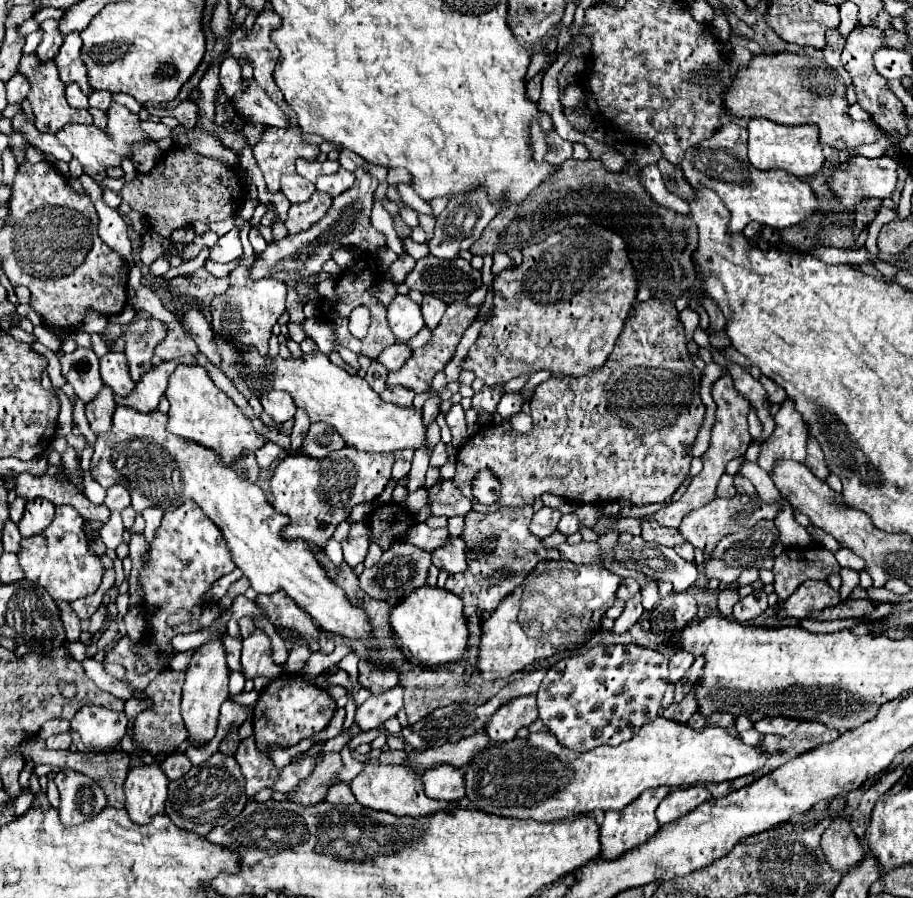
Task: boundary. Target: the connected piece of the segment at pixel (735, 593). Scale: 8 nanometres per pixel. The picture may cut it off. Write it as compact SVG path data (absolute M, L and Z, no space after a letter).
M729 586L729 588L721 590L719 598L717 598L717 610L719 610L719 614L729 618L737 600L739 600L739 588L737 586Z

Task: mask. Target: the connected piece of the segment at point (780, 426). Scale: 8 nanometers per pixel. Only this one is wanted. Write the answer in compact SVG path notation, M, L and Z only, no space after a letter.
M785 400L781 410L773 416L775 418L775 432L773 436L761 446L759 466L771 472L775 460L791 458L803 462L807 456L807 442L809 442L809 426L805 426L801 414L795 410L793 400Z

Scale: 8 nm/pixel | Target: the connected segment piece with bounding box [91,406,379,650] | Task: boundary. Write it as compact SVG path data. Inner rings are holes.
M117 406L113 418L112 427L107 434L99 434L95 442L95 452L91 458L91 476L103 486L109 488L113 484L121 484L131 494L131 506L137 512L143 512L145 508L161 508L163 512L175 510L185 502L187 498L195 500L195 504L215 522L215 526L221 530L225 544L233 556L233 562L237 568L243 570L243 574L251 580L251 586L259 594L273 594L283 590L303 612L307 612L315 626L319 626L327 634L339 634L353 640L363 640L369 648L379 650L375 638L373 638L373 626L369 622L369 616L363 608L353 606L347 598L345 590L339 588L323 570L323 566L317 562L313 552L309 550L305 540L287 540L281 536L281 530L289 526L289 516L279 514L265 498L263 490L255 484L249 484L245 476L231 470L231 466L223 466L217 454L213 450L187 442L183 438L177 438L175 434L167 432L165 428L167 416L161 412L149 412L141 414L139 410Z

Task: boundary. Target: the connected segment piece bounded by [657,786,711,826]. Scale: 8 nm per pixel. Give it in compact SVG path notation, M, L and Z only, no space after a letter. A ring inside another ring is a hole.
M691 786L685 790L671 790L665 800L657 808L657 820L663 826L665 822L673 822L691 810L695 810L705 800L711 800L711 792L705 786Z

